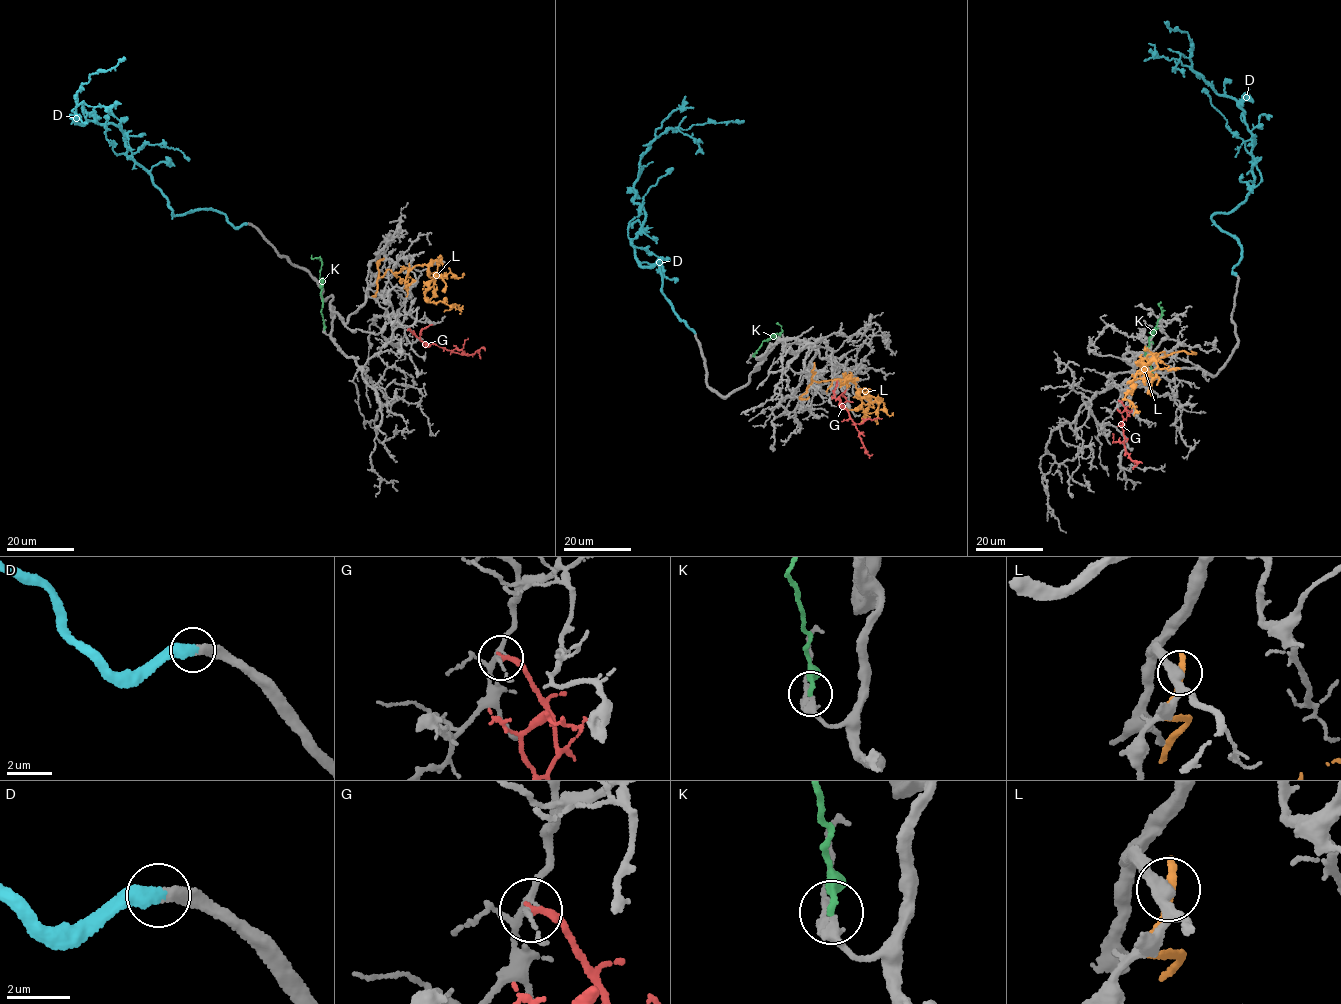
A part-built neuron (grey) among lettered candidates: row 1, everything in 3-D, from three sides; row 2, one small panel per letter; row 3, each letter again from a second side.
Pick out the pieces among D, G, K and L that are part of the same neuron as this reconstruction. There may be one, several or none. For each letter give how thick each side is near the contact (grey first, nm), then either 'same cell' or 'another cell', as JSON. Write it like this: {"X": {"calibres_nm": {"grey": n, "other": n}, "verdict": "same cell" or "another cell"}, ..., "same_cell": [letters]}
{"D": {"calibres_nm": {"grey": 380, "other": 480}, "verdict": "same cell"}, "G": {"calibres_nm": {"grey": 120, "other": 240}, "verdict": "another cell"}, "K": {"calibres_nm": {"grey": 360, "other": 200}, "verdict": "same cell"}, "L": {"calibres_nm": {"grey": 380, "other": 360}, "verdict": "another cell"}, "same_cell": ["D", "K"]}

